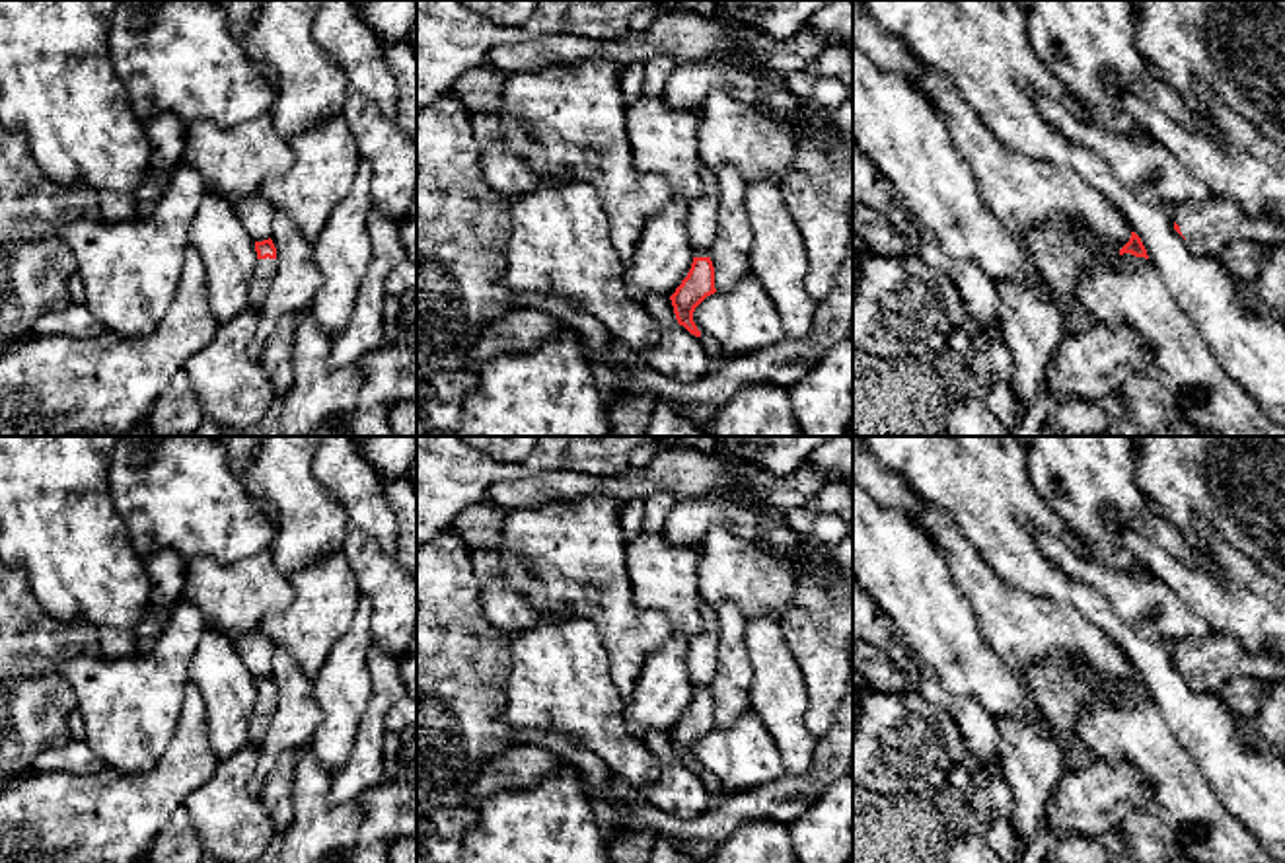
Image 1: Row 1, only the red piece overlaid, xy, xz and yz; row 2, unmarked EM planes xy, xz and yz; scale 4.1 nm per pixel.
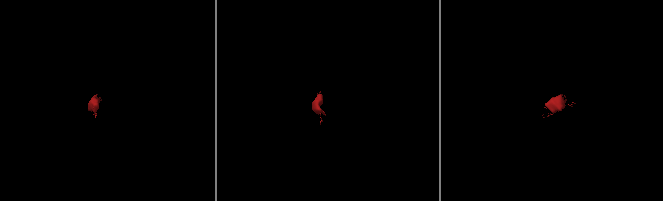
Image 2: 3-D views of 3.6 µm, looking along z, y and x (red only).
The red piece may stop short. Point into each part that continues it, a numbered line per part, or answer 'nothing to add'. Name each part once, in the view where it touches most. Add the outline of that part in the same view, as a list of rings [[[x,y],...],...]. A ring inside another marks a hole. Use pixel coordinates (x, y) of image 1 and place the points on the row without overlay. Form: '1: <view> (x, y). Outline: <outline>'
1: xy (263, 708). Outline: [[[269,694],[257,695],[257,701],[247,725],[249,742],[253,746],[257,746],[263,740],[275,707],[276,707],[276,695],[269,695]]]
2: yz (1210, 663). Outline: [[[1211,631],[1201,639],[1176,641],[1172,657],[1193,690],[1219,694],[1236,676],[1283,682],[1285,664],[1269,653],[1250,653],[1232,635]]]

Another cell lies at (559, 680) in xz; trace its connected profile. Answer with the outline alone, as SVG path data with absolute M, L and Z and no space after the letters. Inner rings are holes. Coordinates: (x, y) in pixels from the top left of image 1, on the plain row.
M539 618L528 629L510 635L512 664L506 680L506 707L502 721L514 731L539 729L567 738L578 738L580 744L598 754L611 775L619 775L631 789L644 793L660 777L656 756L641 738L627 732L623 721L621 695L609 674L609 657L604 649L598 627L584 618Z

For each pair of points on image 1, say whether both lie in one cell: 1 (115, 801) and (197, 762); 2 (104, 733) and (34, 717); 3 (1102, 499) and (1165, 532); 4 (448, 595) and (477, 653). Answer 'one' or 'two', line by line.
1: one
2: two
3: one
4: one

